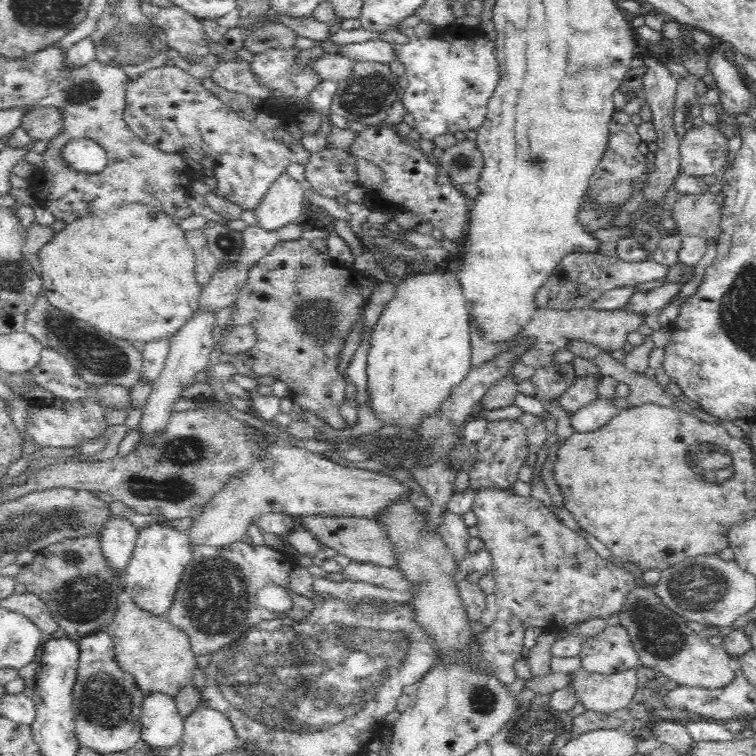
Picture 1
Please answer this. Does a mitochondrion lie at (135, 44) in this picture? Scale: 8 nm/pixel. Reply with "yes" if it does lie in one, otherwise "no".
yes

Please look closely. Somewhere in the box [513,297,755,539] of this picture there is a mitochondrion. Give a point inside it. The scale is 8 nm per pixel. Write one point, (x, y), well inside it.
(705, 443)

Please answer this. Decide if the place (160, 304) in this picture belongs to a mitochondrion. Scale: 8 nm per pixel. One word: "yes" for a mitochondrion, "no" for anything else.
no

